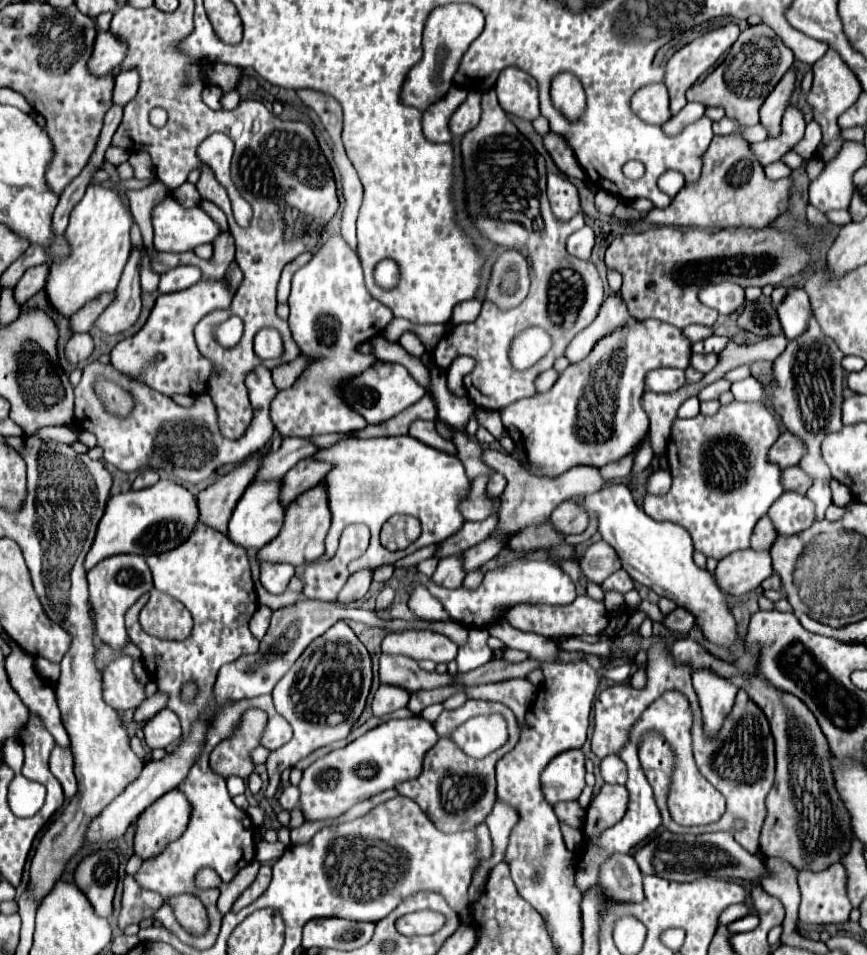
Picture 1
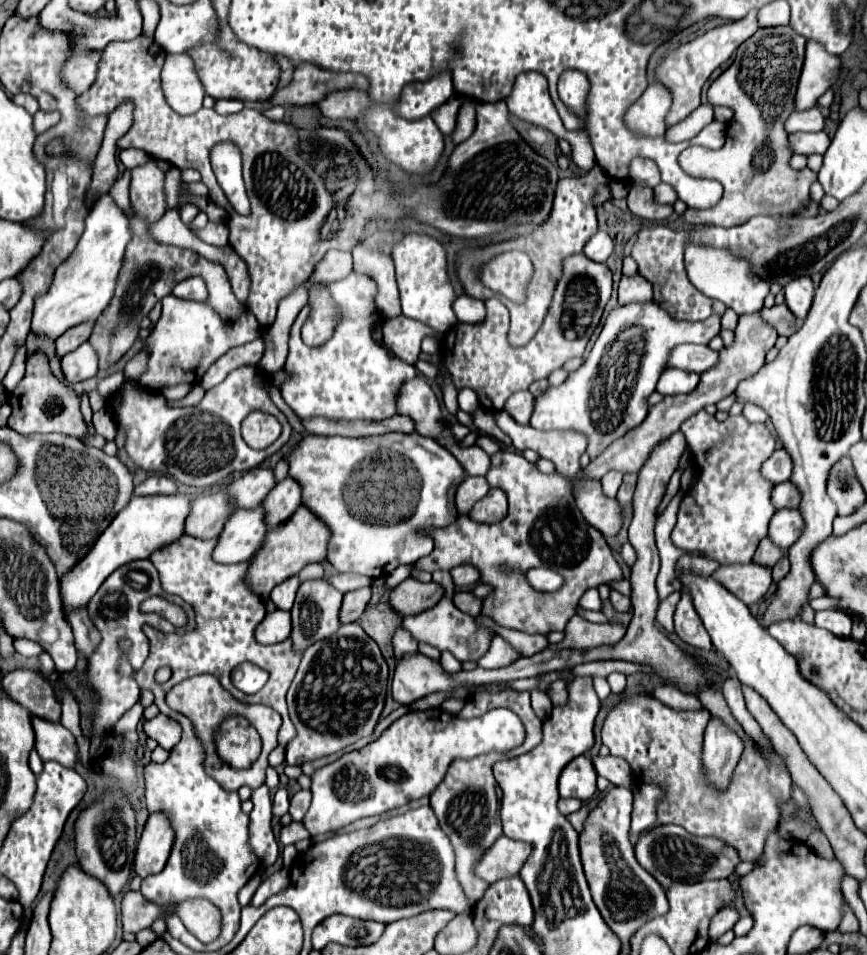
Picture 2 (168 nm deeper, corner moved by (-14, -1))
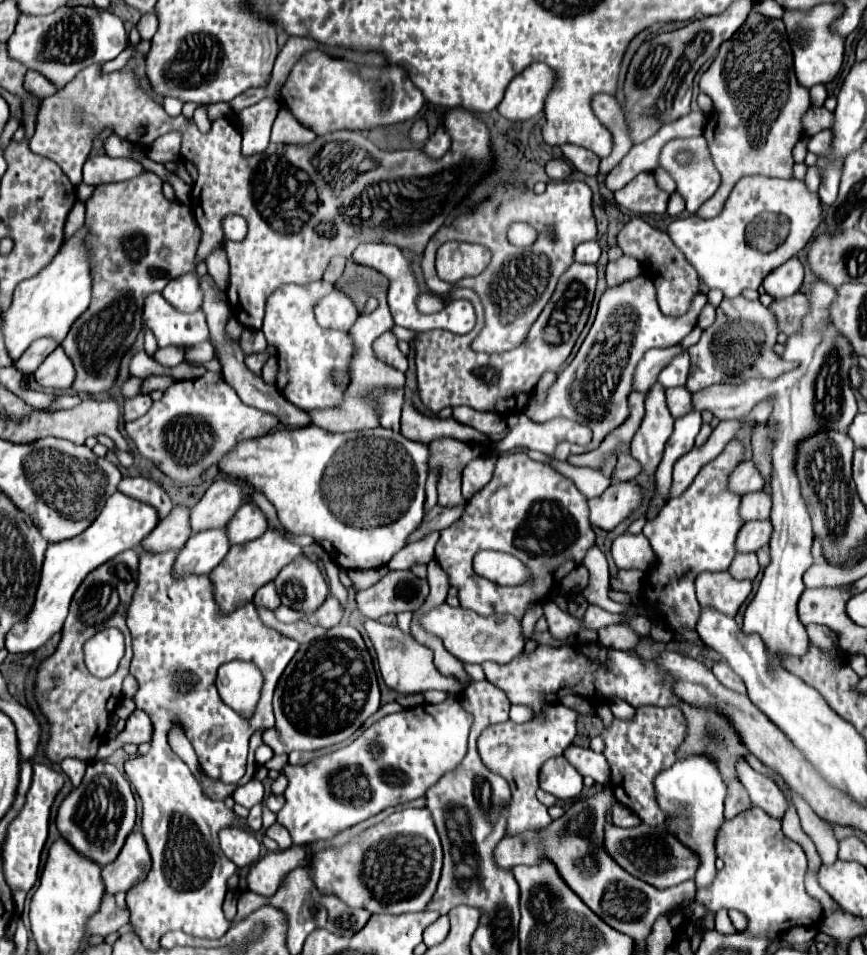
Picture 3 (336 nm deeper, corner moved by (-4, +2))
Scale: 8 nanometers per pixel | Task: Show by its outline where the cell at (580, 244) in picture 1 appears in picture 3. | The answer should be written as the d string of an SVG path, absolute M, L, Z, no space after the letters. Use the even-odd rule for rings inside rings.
M585 241L575 249L575 261L577 263L597 263L601 255L601 247L597 241Z

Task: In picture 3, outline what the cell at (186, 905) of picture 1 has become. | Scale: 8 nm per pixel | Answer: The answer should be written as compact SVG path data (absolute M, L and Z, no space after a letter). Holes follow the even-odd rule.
M105 895L103 901L101 901L99 911L93 917L89 917L85 933L105 937L109 933L115 933L123 925L127 925L127 909L119 909L115 905L115 897Z

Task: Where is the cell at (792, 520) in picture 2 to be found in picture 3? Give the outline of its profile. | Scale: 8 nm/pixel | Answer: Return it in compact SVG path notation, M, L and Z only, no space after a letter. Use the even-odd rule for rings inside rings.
M749 521L737 533L737 553L753 553L771 539L771 521Z

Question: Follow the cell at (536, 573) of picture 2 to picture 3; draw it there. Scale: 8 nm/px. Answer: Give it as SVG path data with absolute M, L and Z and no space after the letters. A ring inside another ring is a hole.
M491 550L477 553L473 560L473 569L477 575L487 577L503 586L521 585L531 577L529 569L521 561L517 561L509 553Z

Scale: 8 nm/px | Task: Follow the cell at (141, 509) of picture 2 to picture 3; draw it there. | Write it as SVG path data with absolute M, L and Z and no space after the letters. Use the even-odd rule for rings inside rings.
M115 491L107 499L101 515L93 521L91 527L87 527L81 535L69 541L65 539L61 543L51 543L45 551L41 581L37 587L33 609L23 621L15 623L9 629L5 637L5 649L9 653L31 653L43 647L55 633L61 631L67 611L69 611L71 597L77 591L77 585L81 585L81 579L85 579L89 571L109 561L117 553L123 553L127 549L139 549L141 539L147 537L155 529L157 523L159 523L157 511L151 505L145 505L137 499L129 499L127 495Z

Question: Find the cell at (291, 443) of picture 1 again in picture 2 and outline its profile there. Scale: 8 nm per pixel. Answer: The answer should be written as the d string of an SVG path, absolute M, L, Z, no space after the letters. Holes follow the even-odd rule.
M253 468L227 486L227 492L235 500L235 508L255 508L275 488L277 480L271 468Z

